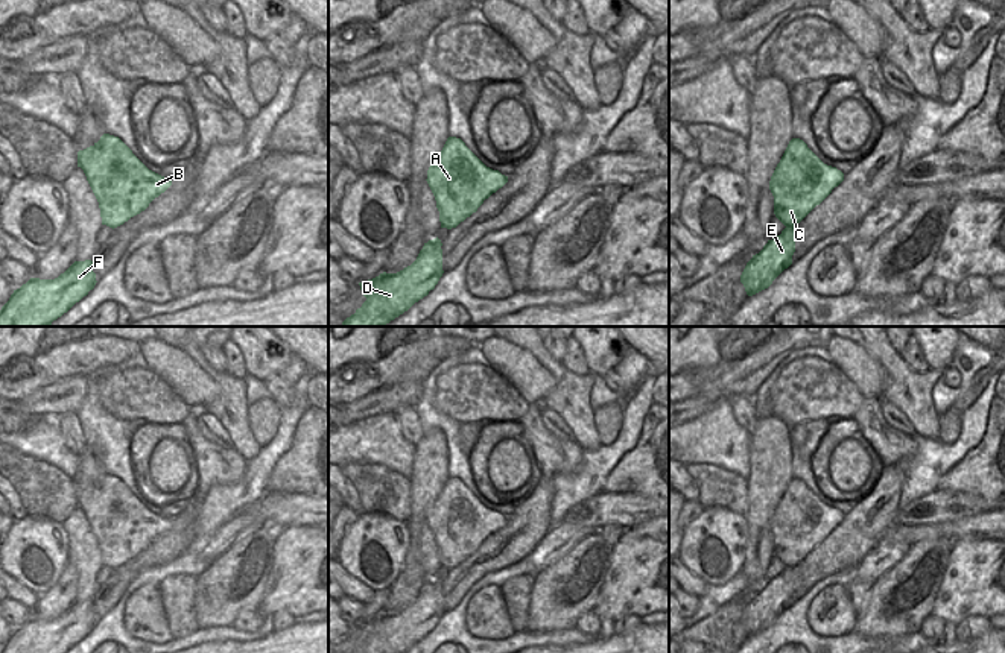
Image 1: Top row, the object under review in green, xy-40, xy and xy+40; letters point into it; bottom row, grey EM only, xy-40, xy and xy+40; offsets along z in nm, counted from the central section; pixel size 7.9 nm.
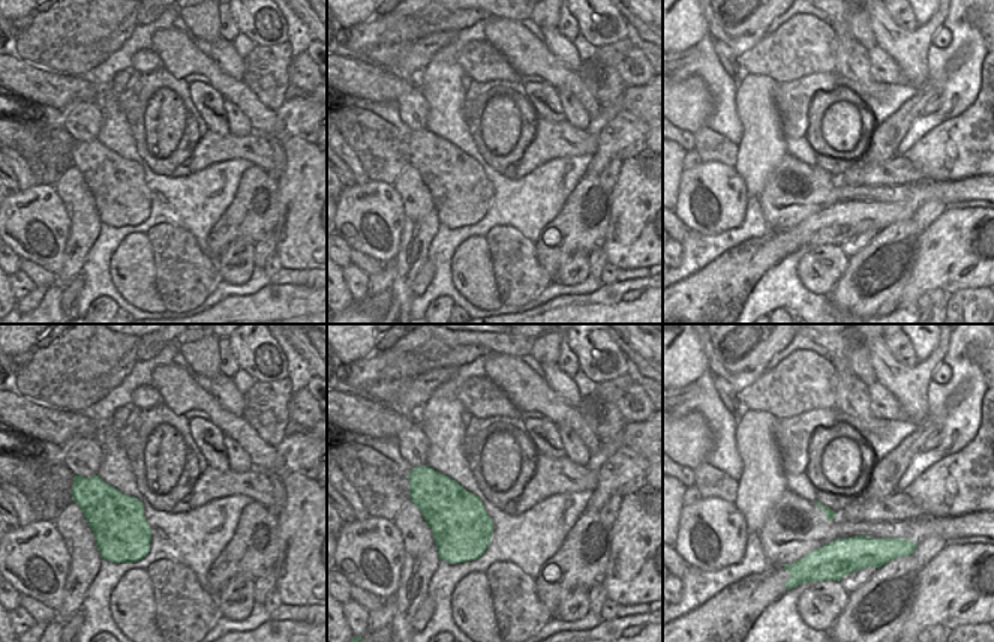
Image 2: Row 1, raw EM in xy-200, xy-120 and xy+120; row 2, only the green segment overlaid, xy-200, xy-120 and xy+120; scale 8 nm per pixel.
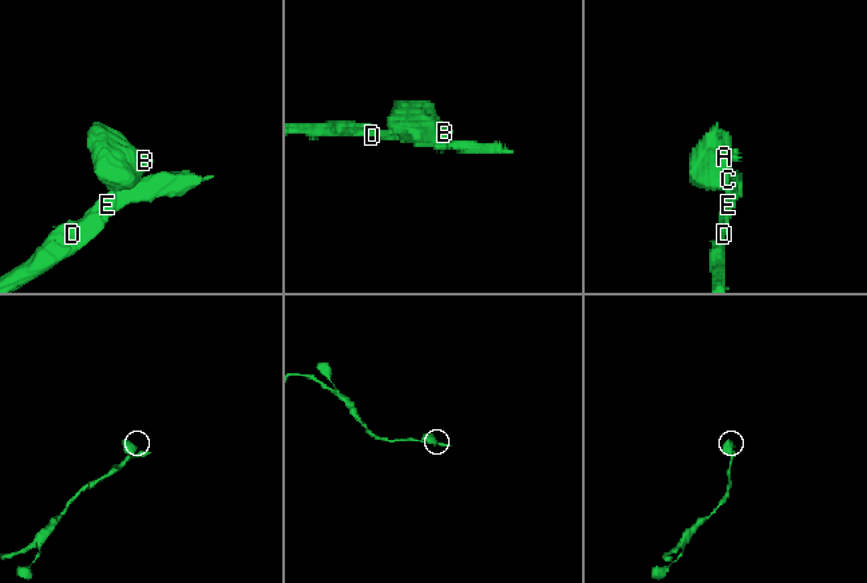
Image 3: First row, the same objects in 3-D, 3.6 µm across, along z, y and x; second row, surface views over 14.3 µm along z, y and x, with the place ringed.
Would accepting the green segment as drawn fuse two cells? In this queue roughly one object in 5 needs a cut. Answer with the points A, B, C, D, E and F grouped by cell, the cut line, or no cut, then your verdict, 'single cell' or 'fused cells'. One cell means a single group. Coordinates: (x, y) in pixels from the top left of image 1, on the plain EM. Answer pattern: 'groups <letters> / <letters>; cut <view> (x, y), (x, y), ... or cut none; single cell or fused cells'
groups A B C / D E F; cut xy+40 (786, 567), (792, 568); fused cells

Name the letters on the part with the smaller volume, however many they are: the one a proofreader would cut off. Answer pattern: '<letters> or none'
A, B, C

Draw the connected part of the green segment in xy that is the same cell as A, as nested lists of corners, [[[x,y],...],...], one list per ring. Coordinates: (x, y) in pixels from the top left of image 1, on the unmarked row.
[[[449,477],[426,521],[436,541],[441,568],[452,569],[502,528],[508,516],[487,507],[461,478]]]

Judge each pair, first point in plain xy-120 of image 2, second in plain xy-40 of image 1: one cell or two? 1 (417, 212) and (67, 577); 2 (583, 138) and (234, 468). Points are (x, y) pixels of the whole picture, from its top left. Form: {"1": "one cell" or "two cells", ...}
{"1": "two cells", "2": "one cell"}

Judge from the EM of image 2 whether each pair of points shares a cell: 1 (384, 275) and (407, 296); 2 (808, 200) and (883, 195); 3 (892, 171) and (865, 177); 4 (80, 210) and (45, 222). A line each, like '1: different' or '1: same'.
1: different
2: same
3: same
4: different

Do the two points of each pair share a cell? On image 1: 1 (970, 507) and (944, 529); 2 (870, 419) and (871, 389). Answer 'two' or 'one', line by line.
1: two
2: two

